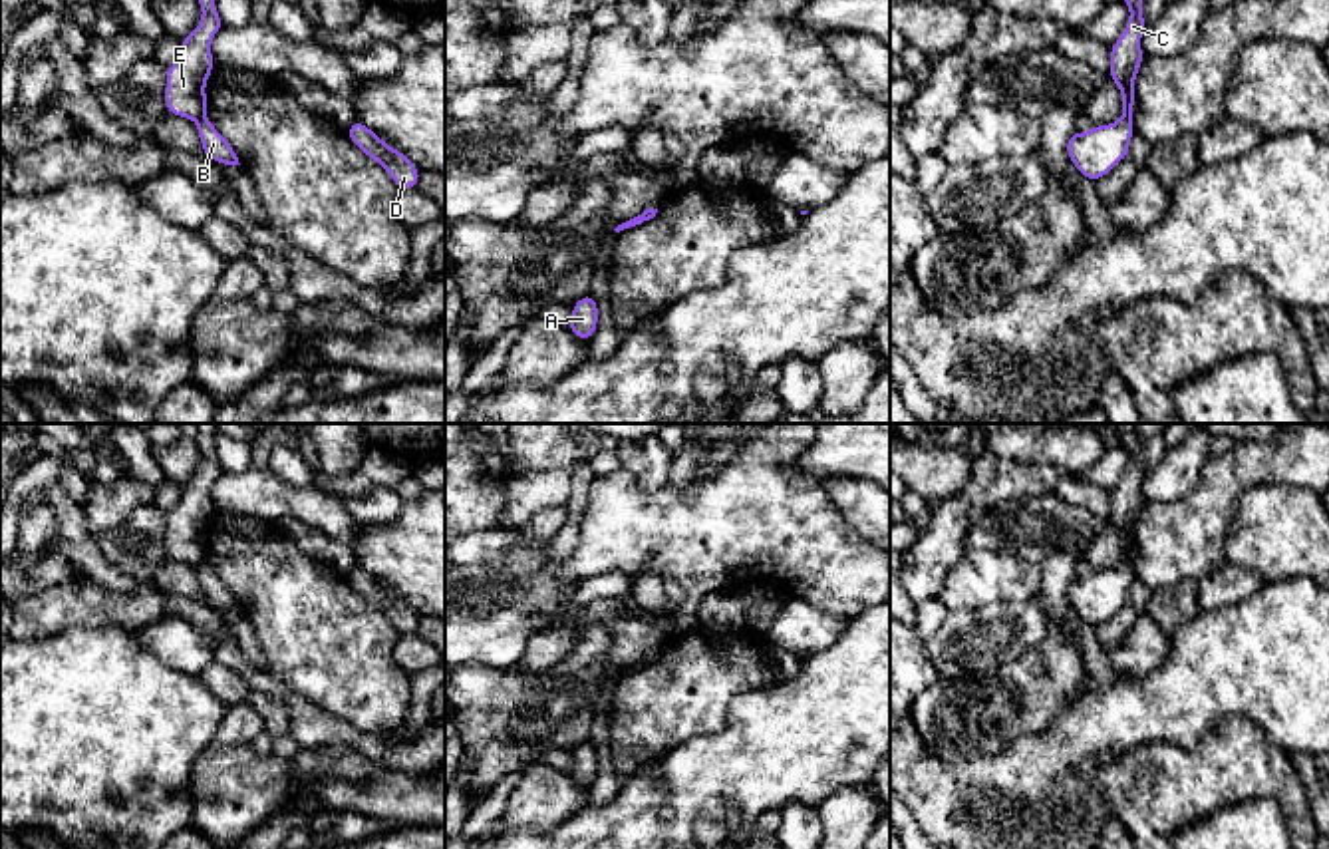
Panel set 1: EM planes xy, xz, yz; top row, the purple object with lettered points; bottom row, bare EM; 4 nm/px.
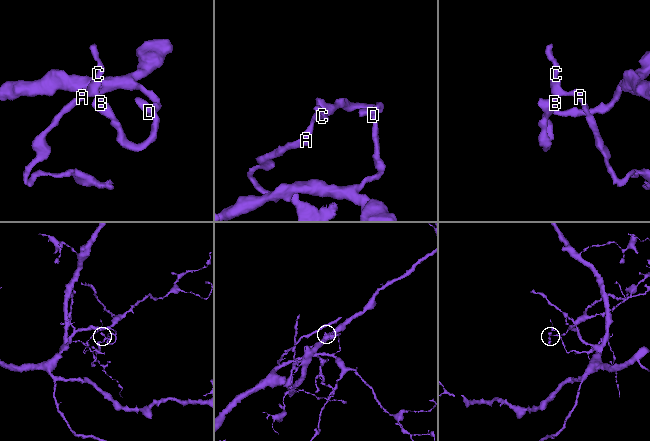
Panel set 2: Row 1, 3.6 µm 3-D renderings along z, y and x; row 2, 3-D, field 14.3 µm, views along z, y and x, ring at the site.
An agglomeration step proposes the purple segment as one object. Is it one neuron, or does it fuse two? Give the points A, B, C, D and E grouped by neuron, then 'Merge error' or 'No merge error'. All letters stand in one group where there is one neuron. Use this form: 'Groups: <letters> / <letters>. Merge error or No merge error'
Groups: A C E / B D. Merge error

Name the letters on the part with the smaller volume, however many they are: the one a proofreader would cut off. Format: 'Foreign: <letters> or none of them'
Foreign: A, C, E

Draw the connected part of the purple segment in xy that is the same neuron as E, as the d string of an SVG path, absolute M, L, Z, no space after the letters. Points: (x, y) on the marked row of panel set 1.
M199 0L201 24L181 40L181 54L167 70L165 103L167 113L199 121L205 115L205 84L215 68L211 42L222 28L215 0Z

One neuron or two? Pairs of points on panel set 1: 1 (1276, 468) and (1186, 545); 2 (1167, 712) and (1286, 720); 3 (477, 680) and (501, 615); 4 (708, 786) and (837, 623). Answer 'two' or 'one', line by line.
1: one
2: one
3: two
4: two

